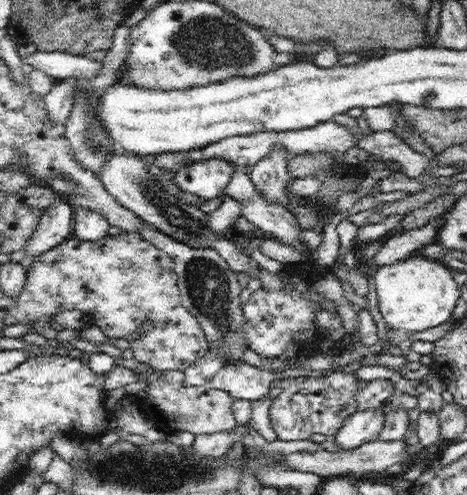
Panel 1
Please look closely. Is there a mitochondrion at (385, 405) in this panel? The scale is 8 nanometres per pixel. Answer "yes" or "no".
no

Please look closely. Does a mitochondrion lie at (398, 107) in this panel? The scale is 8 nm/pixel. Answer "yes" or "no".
no

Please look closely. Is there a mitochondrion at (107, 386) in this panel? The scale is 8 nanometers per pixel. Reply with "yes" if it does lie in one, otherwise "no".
no

